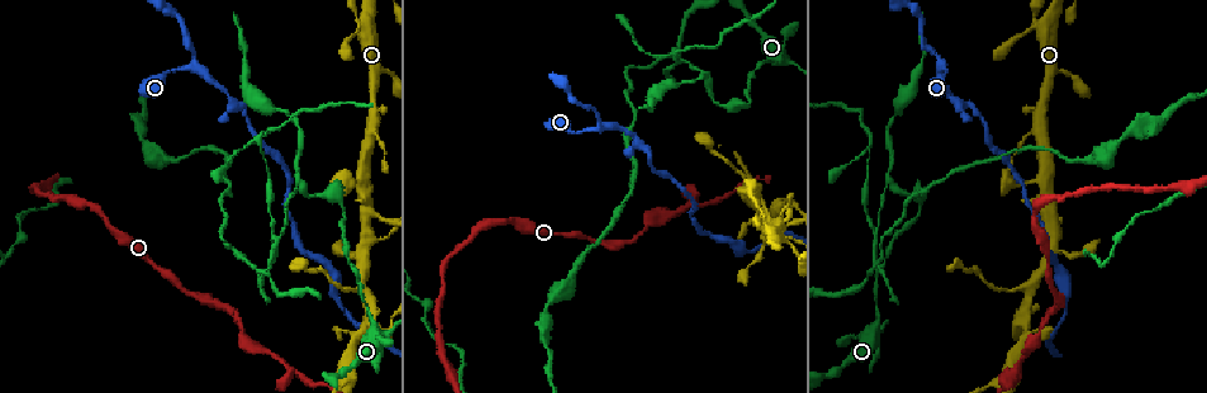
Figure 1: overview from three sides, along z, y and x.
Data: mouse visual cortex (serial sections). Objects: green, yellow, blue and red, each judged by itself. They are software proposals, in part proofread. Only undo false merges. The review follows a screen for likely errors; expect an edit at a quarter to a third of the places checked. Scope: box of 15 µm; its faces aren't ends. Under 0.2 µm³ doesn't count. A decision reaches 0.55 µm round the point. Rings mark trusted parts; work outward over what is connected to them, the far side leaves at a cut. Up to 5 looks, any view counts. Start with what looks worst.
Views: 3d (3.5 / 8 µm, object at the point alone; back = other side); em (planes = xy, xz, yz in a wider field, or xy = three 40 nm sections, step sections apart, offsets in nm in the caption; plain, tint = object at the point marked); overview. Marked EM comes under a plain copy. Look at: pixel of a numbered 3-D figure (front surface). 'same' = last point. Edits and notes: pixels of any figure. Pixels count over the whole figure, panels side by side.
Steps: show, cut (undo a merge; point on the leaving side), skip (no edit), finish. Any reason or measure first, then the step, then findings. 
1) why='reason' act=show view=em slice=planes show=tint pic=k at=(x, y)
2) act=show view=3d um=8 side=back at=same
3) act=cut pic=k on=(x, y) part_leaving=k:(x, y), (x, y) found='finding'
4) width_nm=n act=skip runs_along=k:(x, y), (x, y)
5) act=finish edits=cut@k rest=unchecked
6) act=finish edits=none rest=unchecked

why='sharp bend' act=show view=3d um=3.5 pic=1 at=(1017, 371)

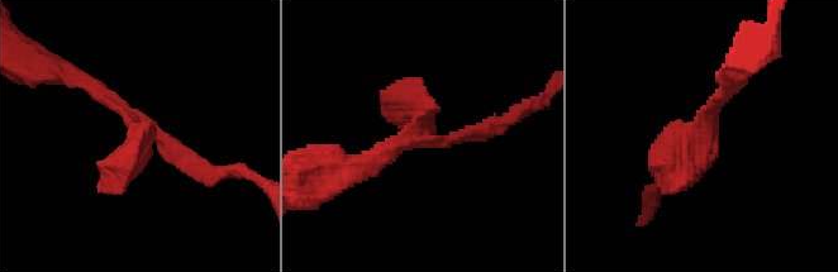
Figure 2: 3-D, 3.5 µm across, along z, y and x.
act=skip runs_along=2:(737, 76), (675, 170), (675, 189) found='all the same cell'

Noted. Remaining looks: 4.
why='three-way junction' act=show view=3d um=8 pic=1 at=(1025, 319)

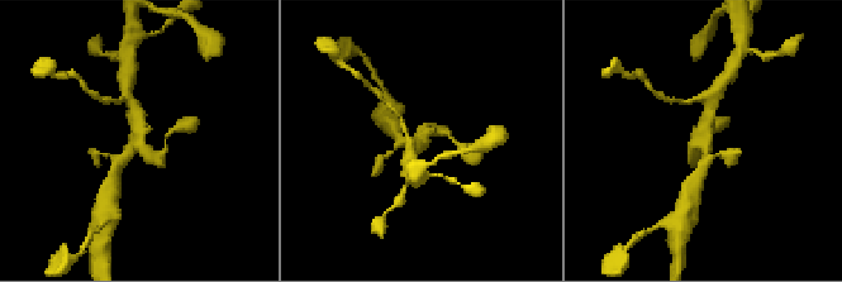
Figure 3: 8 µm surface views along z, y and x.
act=show view=3d um=3.5 pic=3 at=(703, 140)

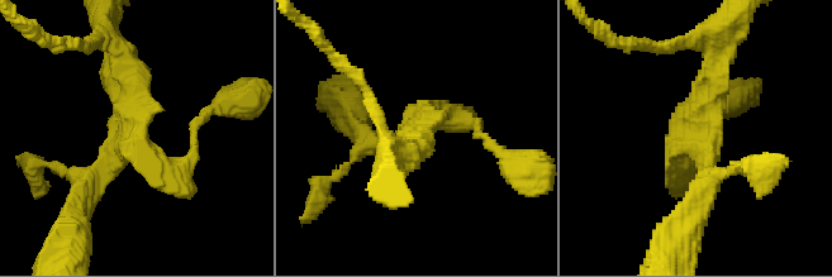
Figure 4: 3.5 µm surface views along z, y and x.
arms=3 arm_widths_nm=250,300,350 why='now the EM' act=show view=em slice=xy step=5 show=tint pic=4 at=(698, 128)

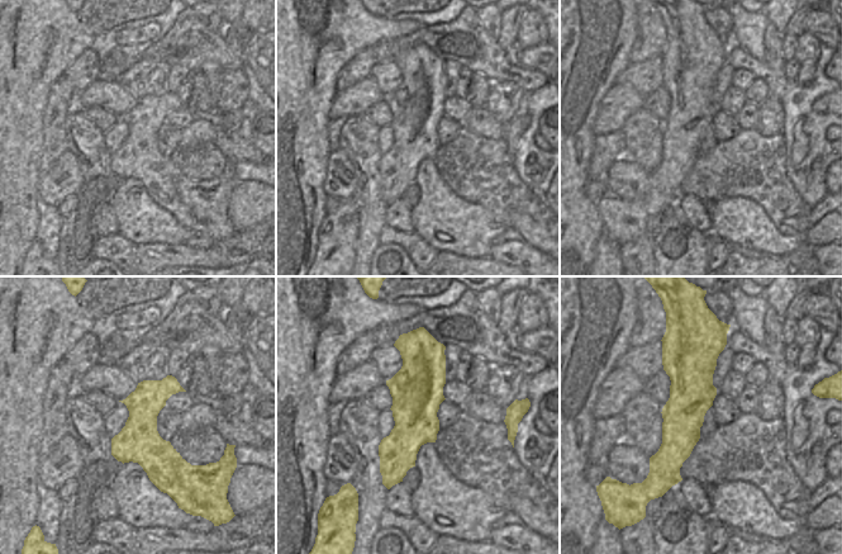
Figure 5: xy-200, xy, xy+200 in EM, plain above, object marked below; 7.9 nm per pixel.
act=skip runs_along=4:(122, 52), (129, 138), (82, 196) found='continuous, no second cell'

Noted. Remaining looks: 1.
act=finish edits=none rest=unchecked

